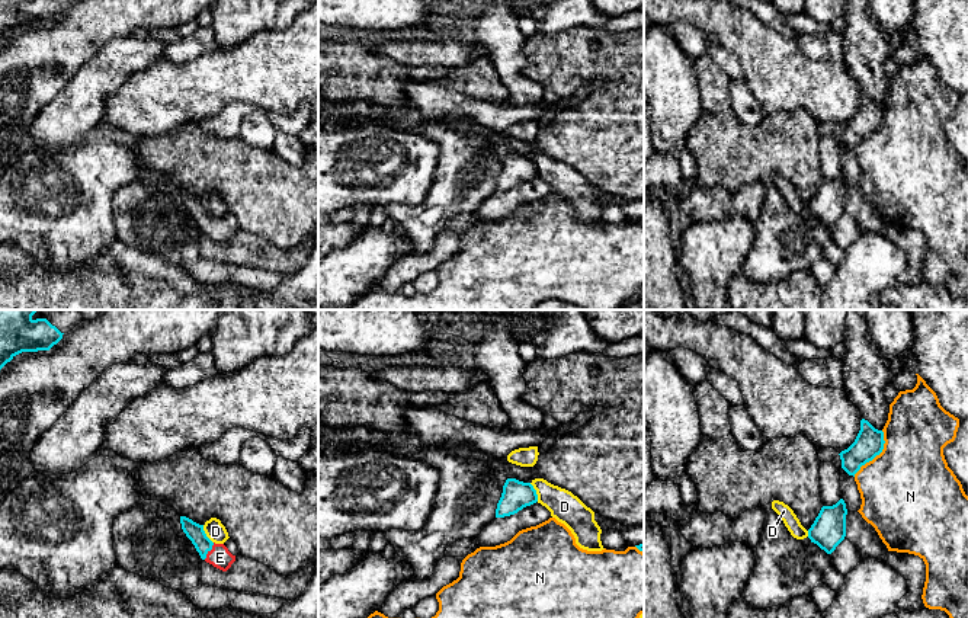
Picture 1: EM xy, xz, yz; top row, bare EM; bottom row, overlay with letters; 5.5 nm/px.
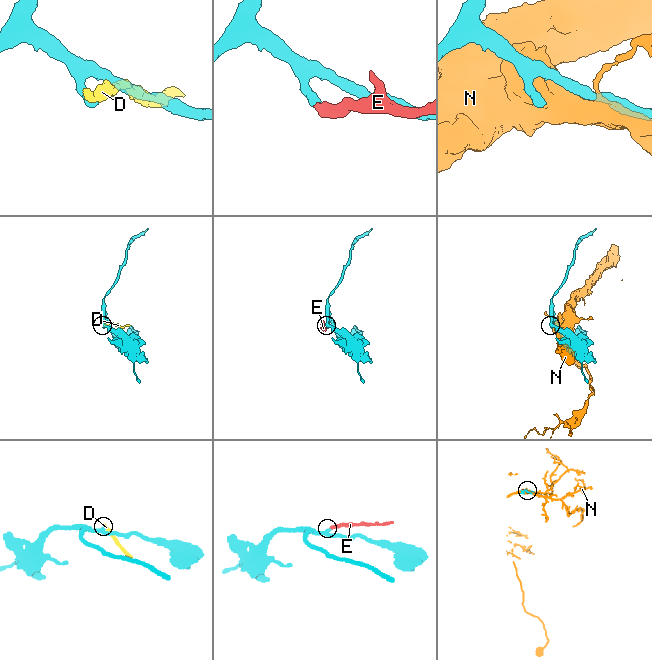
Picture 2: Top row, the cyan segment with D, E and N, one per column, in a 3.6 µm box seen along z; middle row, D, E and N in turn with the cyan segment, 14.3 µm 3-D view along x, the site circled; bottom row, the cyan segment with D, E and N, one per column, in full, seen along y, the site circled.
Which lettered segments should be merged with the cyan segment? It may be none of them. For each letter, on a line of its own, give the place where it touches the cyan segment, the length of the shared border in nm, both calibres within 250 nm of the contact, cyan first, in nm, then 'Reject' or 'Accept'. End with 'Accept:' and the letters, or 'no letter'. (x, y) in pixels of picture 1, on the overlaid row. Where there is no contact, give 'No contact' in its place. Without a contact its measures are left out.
D: Touches cyan at xz (535, 492). Shared border 120 nm. Thickness 160 nm (cyan) against 170 nm. Reject
E: Touches cyan at xy (210, 550). Shared border 110 nm. Thickness 100 nm (cyan) against 120 nm. Accept
N: Touches cyan at yz (877, 454). Shared border 300 nm. Thickness 160 nm (cyan) against 480 nm. Reject
Accept: E

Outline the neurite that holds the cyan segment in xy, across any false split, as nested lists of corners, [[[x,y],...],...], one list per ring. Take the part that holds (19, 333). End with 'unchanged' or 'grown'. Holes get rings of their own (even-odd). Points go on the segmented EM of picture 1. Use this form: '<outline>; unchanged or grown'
[[[0,310],[0,369],[22,352],[49,350],[62,334],[47,318],[33,320],[36,310]]]; unchanged

